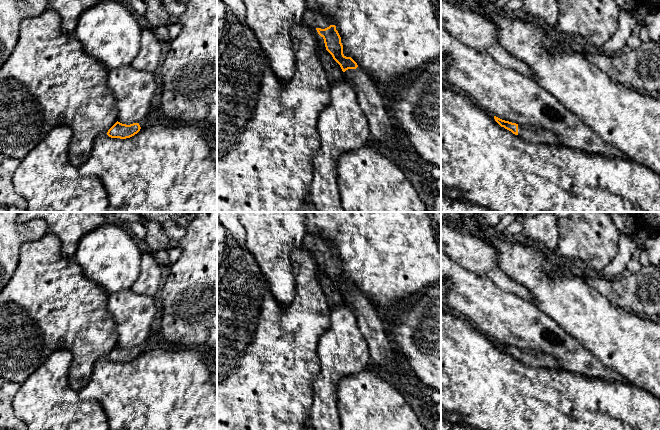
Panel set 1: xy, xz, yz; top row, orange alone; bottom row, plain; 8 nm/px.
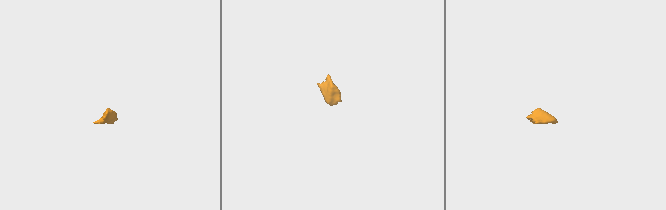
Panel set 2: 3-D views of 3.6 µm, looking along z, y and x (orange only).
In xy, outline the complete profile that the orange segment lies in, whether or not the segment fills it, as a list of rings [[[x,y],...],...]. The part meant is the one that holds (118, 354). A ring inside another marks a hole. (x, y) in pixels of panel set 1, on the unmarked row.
[[[116,346],[107,356],[107,359],[111,362],[126,363],[134,360],[140,355],[141,351],[139,347],[133,347],[130,349]]]

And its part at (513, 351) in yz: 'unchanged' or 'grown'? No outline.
grown

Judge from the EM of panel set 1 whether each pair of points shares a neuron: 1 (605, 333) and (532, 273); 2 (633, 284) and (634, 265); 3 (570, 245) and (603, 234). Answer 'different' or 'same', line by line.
1: same
2: different
3: same

